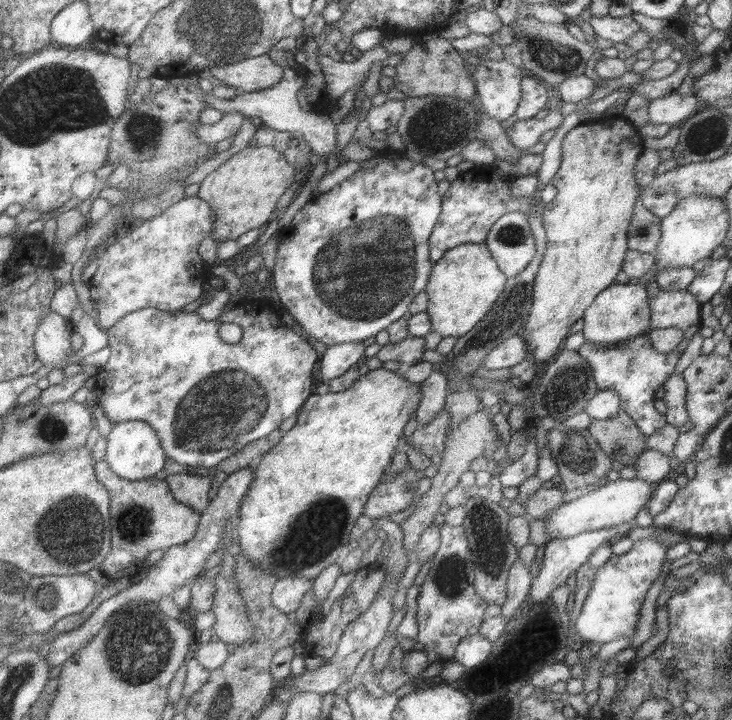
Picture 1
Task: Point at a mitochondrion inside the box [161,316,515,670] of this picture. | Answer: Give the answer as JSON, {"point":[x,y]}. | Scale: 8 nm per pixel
{"point":[218,410]}

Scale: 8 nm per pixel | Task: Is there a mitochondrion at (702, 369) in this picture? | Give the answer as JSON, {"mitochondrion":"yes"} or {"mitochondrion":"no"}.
{"mitochondrion":"no"}

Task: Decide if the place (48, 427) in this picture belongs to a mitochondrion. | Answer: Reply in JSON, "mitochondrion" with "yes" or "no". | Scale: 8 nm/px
{"mitochondrion":"yes"}

